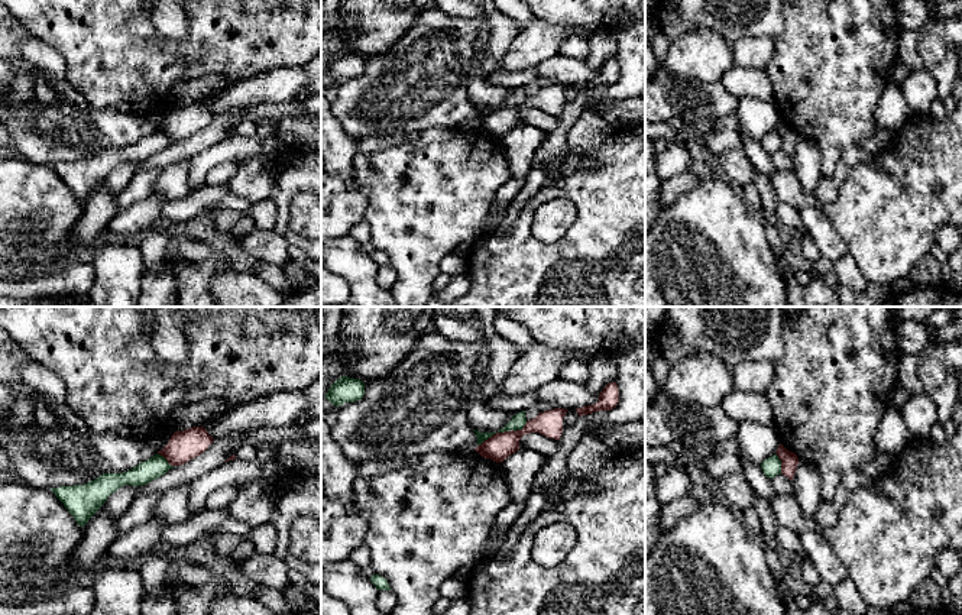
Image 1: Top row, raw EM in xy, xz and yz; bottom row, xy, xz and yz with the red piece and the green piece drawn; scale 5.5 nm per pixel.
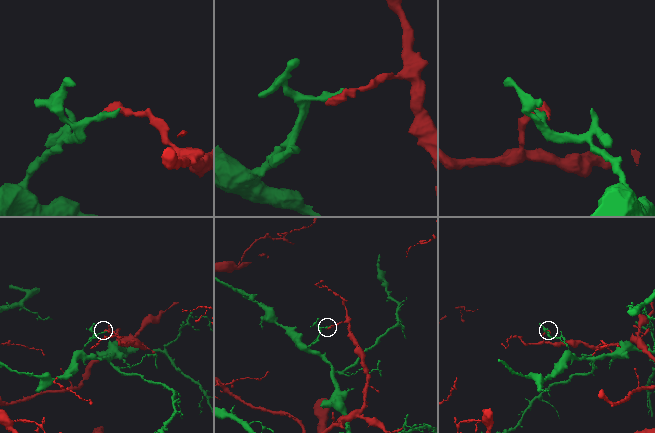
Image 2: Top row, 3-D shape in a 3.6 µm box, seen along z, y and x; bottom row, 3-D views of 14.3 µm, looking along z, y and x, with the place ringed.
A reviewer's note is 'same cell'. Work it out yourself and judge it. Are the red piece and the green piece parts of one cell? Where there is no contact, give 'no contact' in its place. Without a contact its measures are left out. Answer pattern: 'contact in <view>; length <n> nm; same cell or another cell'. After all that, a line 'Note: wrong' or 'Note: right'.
contact in xz; length 320 nm; another cell
Note: wrong

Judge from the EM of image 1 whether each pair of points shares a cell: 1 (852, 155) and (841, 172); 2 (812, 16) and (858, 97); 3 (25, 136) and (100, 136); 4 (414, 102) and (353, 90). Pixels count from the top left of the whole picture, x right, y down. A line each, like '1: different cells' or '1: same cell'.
1: same cell
2: same cell
3: same cell
4: same cell

